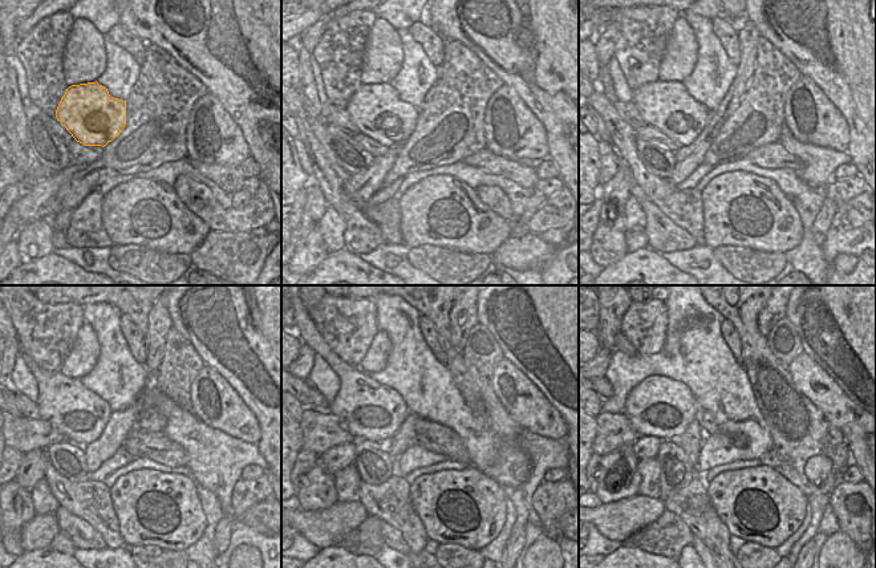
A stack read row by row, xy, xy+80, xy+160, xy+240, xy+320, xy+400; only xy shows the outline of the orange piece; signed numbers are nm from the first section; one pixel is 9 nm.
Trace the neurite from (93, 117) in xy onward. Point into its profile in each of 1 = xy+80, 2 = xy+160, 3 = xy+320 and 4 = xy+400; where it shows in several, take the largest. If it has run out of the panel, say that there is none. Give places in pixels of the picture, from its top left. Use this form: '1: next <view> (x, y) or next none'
1: next xy+80 (376, 109)
2: next xy+160 (668, 106)
3: next xy+320 (372, 412)
4: next xy+400 (660, 406)

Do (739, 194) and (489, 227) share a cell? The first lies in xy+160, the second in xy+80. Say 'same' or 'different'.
same

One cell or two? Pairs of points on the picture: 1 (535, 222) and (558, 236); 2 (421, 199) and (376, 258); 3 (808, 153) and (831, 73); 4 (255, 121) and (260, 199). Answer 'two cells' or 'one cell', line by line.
1: two cells
2: two cells
3: two cells
4: two cells

